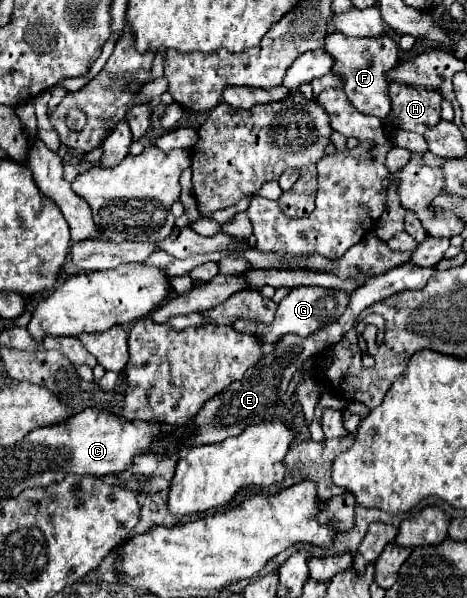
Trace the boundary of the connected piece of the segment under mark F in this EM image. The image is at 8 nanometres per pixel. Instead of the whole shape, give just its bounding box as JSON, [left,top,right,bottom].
[326,32,400,120]

